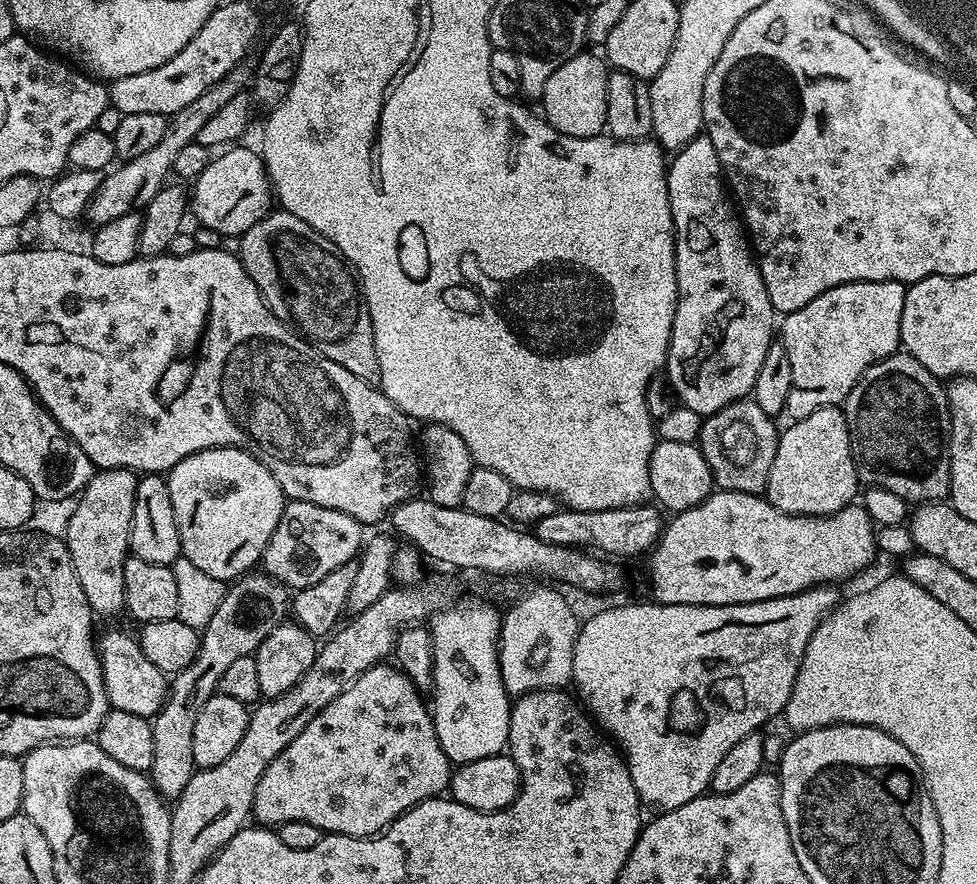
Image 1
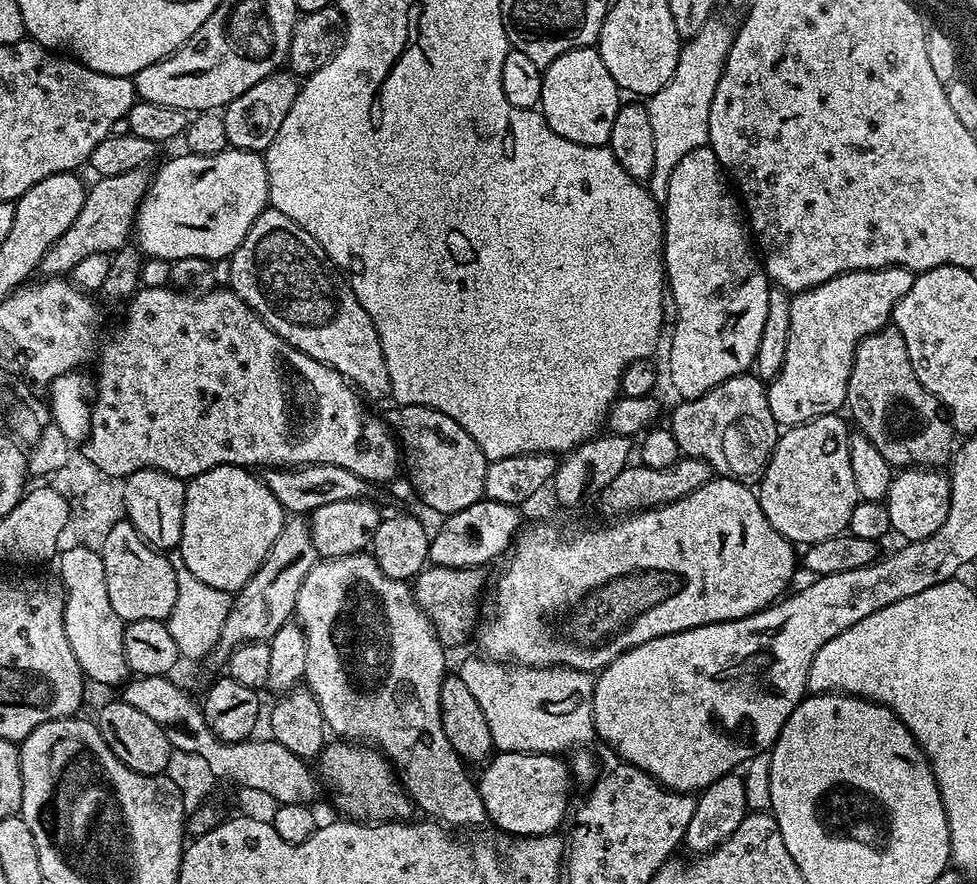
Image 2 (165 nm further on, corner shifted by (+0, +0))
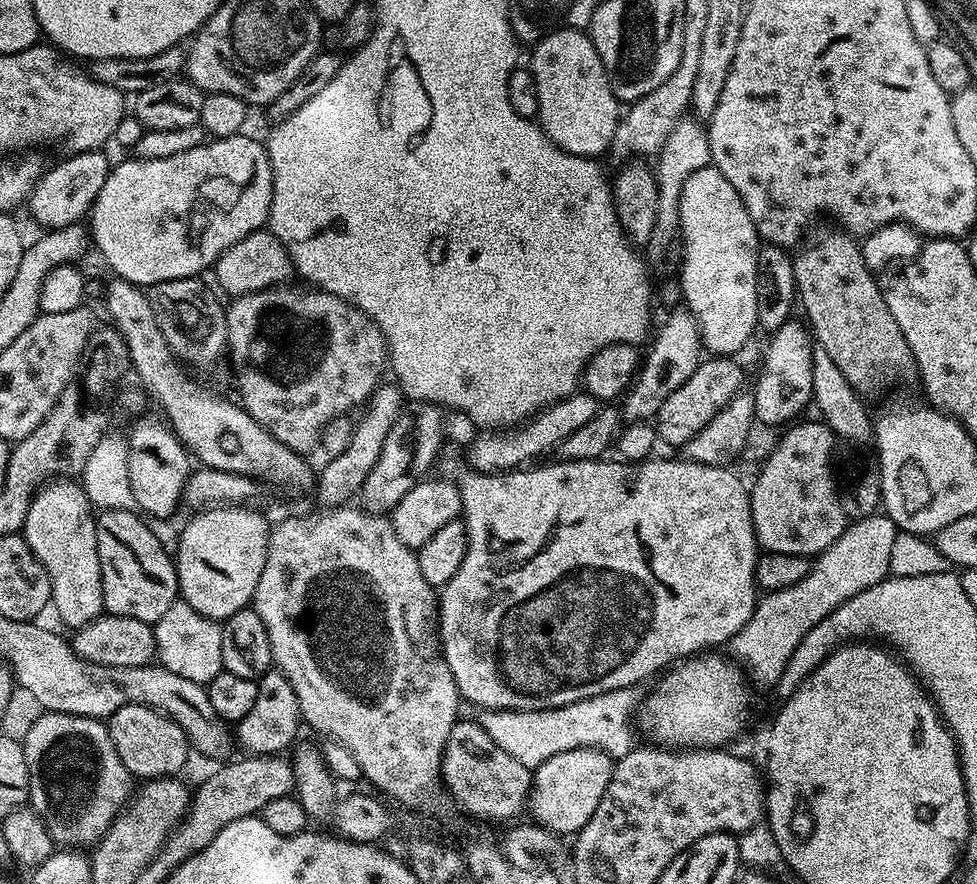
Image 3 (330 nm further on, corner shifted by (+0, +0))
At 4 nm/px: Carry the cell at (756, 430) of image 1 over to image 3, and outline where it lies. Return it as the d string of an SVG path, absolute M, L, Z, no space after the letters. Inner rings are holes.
M713 355L708 359L705 359L698 366L698 370L694 370L694 374L690 374L690 378L686 378L686 382L682 382L682 386L678 386L678 390L674 390L674 394L670 394L670 398L666 398L666 402L662 402L662 406L656 411L656 435L663 443L665 440L668 444L683 446L690 442L690 438L701 432L710 422L710 418L721 412L730 402L730 398L734 398L736 393L741 391L743 384L740 383L744 380L744 372L736 358Z

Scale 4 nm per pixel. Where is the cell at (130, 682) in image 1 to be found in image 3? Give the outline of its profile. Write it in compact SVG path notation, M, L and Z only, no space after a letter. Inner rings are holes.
M57 478L44 484L29 507L22 535L50 578L51 607L56 608L59 618L72 630L96 620L104 612L102 570L98 562L94 506L88 501L83 483Z

